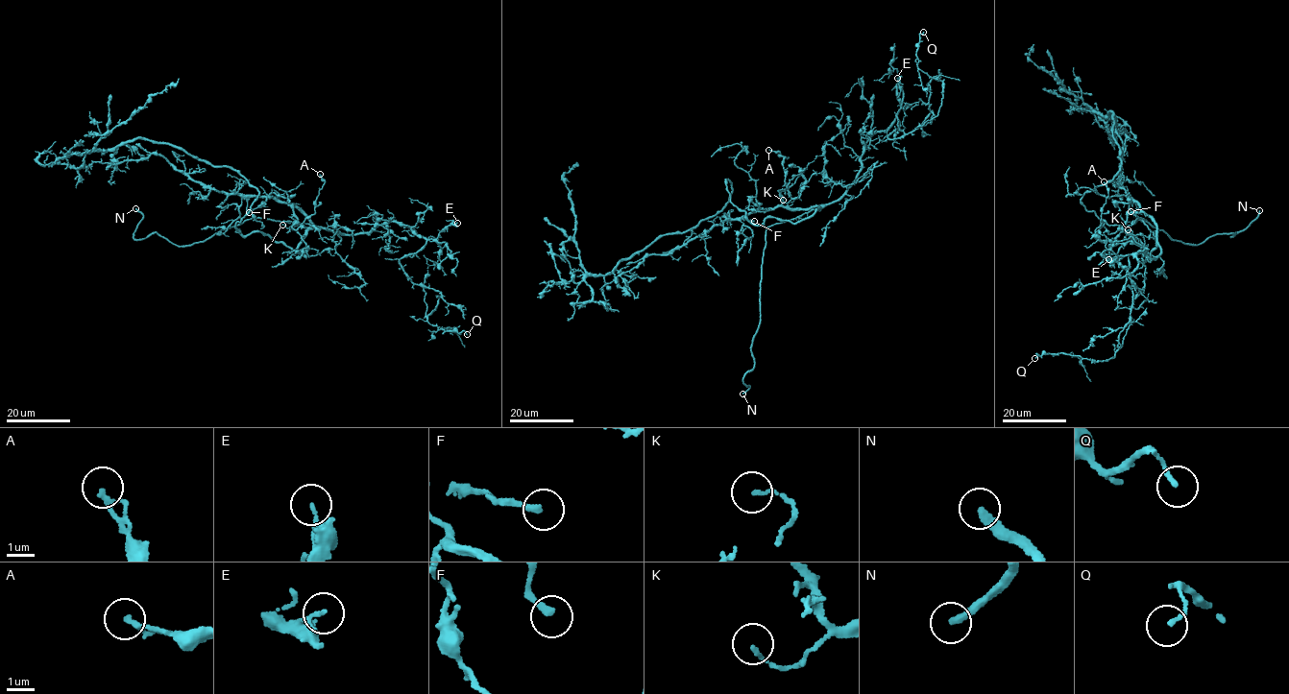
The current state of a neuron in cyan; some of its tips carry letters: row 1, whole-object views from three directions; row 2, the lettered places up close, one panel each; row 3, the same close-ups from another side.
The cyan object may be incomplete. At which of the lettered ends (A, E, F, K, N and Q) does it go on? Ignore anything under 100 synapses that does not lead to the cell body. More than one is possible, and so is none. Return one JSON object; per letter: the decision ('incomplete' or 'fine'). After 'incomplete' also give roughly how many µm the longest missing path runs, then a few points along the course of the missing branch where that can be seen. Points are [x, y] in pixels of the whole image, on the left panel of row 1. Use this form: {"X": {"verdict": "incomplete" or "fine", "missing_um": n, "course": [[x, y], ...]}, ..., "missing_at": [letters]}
{"A": {"verdict": "fine"}, "E": {"verdict": "fine"}, "F": {"verdict": "fine"}, "K": {"verdict": "fine"}, "N": {"verdict": "incomplete", "missing_um": 30}, "Q": {"verdict": "fine"}, "missing_at": ["N"]}

